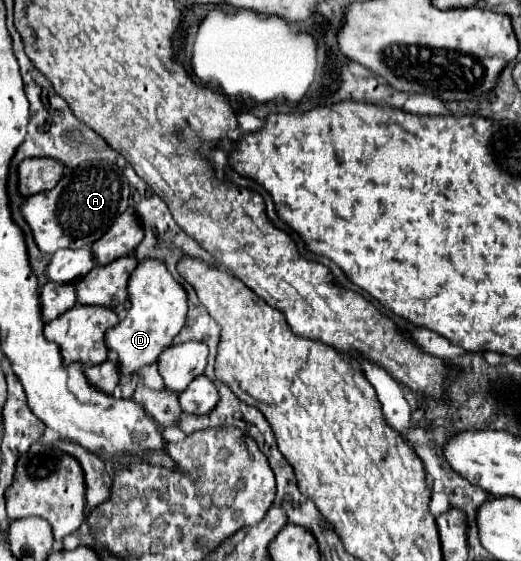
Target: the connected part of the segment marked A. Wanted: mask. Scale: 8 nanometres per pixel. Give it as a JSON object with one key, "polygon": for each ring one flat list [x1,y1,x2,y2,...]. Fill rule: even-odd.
{"polygon":[[83,162,77,168,65,172,53,190,45,190,25,198,21,214,33,232,33,240,45,254,55,254,61,248,87,248,99,240,129,208,129,184,111,162]]}

